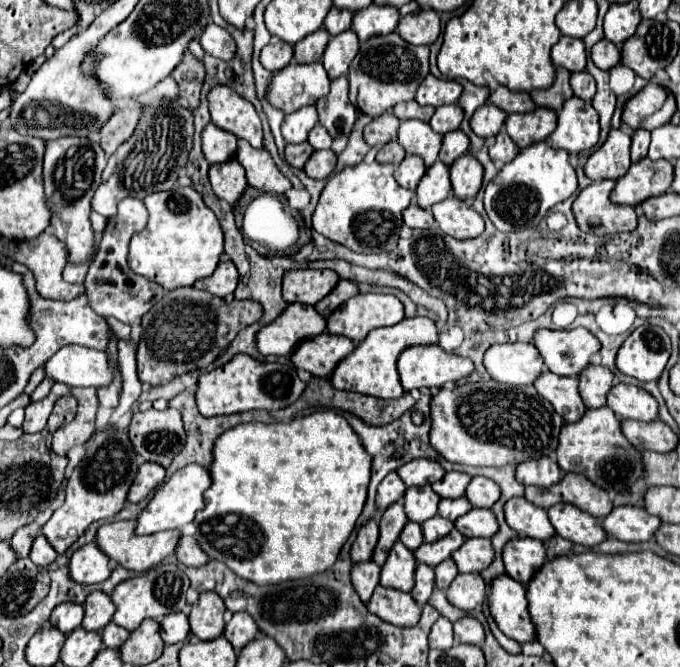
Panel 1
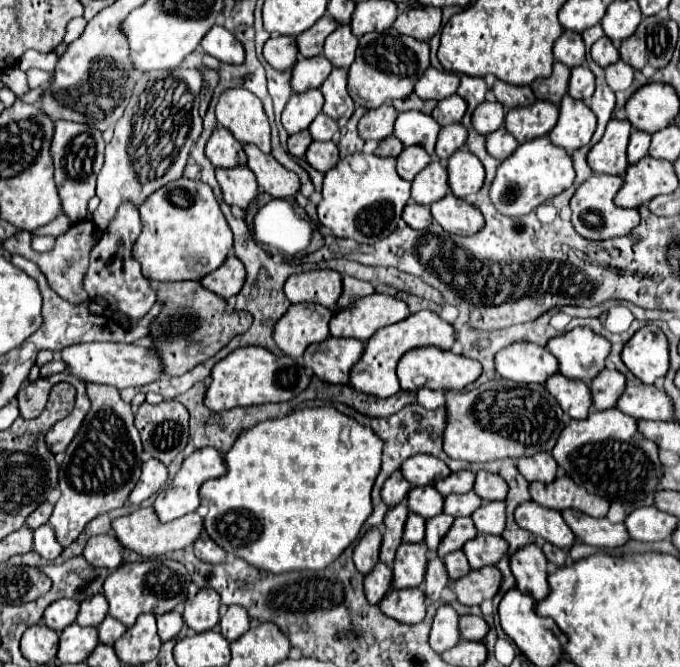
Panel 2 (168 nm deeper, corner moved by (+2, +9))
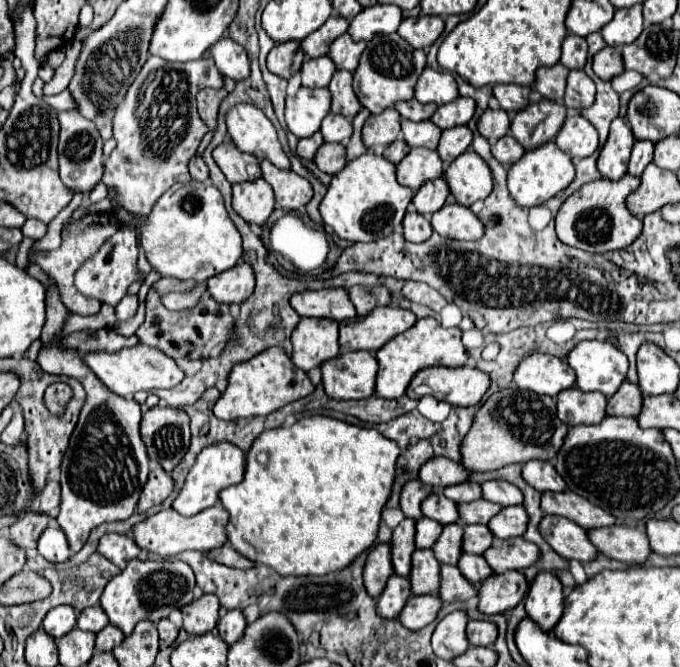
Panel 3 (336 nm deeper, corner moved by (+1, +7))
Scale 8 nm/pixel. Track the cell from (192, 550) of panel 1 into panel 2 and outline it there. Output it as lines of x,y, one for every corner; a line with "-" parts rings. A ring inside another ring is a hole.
201,535
193,543
193,553
201,561
209,561
209,563
223,563
225,561
225,551
221,547
217,547
207,535

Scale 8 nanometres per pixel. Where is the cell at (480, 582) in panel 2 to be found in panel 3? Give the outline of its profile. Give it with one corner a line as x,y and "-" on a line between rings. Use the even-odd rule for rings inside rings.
506,571
500,575
492,575
478,585
478,609
486,615
504,613
514,609
528,593
530,585
520,571

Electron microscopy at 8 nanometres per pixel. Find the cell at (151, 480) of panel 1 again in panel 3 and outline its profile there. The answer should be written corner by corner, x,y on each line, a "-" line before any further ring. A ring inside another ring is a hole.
162,467
150,471
148,483
142,489
142,495
140,495
136,511
138,513
146,513
154,505
160,505
172,493
172,489
174,489
174,481
172,481
172,477

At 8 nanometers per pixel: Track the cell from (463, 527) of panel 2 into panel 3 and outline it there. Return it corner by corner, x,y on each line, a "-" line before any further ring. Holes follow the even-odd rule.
466,525
464,527
464,551
482,555
494,543
494,535
486,525

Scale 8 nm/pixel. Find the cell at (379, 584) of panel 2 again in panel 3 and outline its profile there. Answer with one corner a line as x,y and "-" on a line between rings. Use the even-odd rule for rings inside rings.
392,575
384,593
378,597
378,615
384,619
396,619
410,599
410,581
398,575

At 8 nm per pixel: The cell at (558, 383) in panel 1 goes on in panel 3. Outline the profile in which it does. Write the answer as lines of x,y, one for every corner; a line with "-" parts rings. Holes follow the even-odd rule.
578,387
566,389
558,395
558,417
568,425
578,423
600,423
606,417
606,395
604,393
582,393

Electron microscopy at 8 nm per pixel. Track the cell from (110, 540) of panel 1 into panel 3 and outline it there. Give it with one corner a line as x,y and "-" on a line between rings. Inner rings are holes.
220,503
200,511
194,517
182,517
178,511
166,509
166,511
160,511
160,513
148,517
146,521
138,523
134,527
134,541
138,543
140,549
156,553
164,559
166,557
176,557
178,553
188,551
188,549
208,553
216,547
226,545
226,521
228,521
228,517
230,515
226,515
226,509

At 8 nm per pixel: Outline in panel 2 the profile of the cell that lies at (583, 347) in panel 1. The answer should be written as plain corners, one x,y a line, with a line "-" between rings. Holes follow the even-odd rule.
575,327
567,333
551,337
547,349
559,361
559,371
565,377
589,383
589,379
605,367
611,343
593,333
589,327

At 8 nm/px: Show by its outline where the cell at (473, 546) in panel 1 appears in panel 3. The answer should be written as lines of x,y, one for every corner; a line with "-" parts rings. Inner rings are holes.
512,537
512,539
496,539
494,545
484,553
486,561
496,573
504,573
510,569
528,569
538,563
540,549
526,541
524,537

